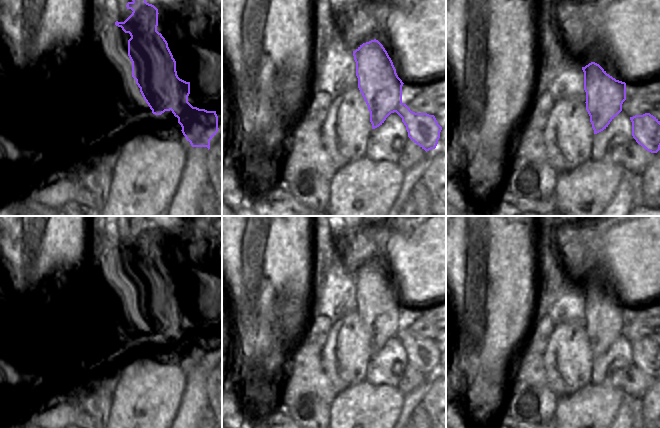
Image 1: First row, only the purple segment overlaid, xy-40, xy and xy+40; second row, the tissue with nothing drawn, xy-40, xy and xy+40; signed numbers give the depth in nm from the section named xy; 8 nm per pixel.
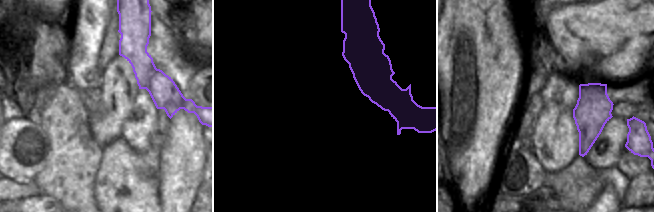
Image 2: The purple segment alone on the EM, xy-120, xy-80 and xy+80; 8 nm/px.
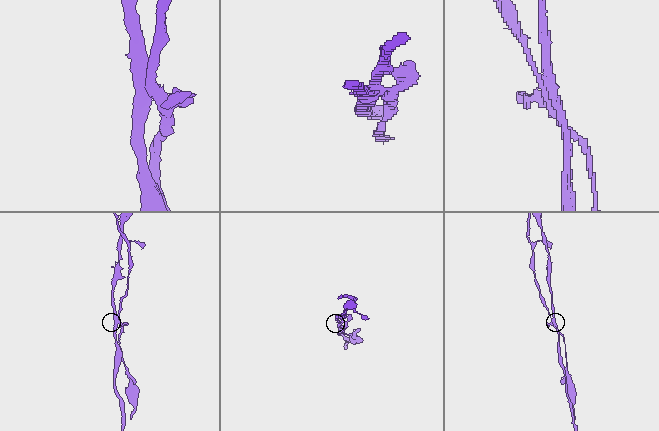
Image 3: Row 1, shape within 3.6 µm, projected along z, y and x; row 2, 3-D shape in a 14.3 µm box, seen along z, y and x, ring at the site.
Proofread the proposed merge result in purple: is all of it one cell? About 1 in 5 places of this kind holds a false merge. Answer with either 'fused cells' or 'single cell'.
fused cells

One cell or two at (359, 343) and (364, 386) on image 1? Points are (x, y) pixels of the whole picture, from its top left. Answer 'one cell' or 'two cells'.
two cells

